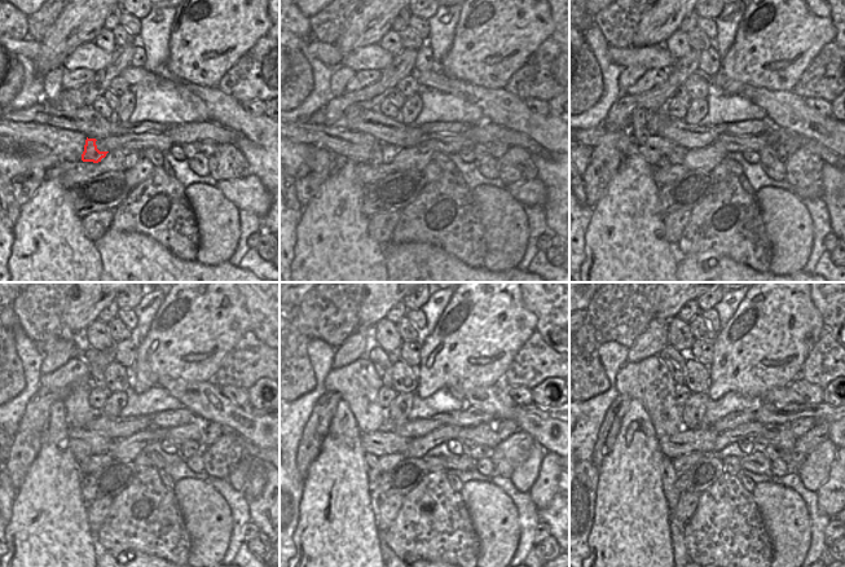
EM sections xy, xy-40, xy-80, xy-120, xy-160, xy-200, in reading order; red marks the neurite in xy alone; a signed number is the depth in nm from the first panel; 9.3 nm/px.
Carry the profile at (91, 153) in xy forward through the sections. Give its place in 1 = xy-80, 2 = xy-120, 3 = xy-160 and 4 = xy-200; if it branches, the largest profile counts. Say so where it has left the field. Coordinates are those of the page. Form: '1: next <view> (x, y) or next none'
1: next xy-80 (663, 162)
2: next xy-120 (82, 460)
3: next xy-160 (372, 460)
4: next xy-200 (669, 477)

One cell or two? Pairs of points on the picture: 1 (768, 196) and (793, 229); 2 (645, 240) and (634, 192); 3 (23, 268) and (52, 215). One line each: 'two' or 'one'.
1: one
2: one
3: one

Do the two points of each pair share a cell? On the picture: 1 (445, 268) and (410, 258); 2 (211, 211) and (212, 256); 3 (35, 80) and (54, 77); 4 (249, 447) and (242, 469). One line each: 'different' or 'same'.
1: same
2: same
3: different
4: different

